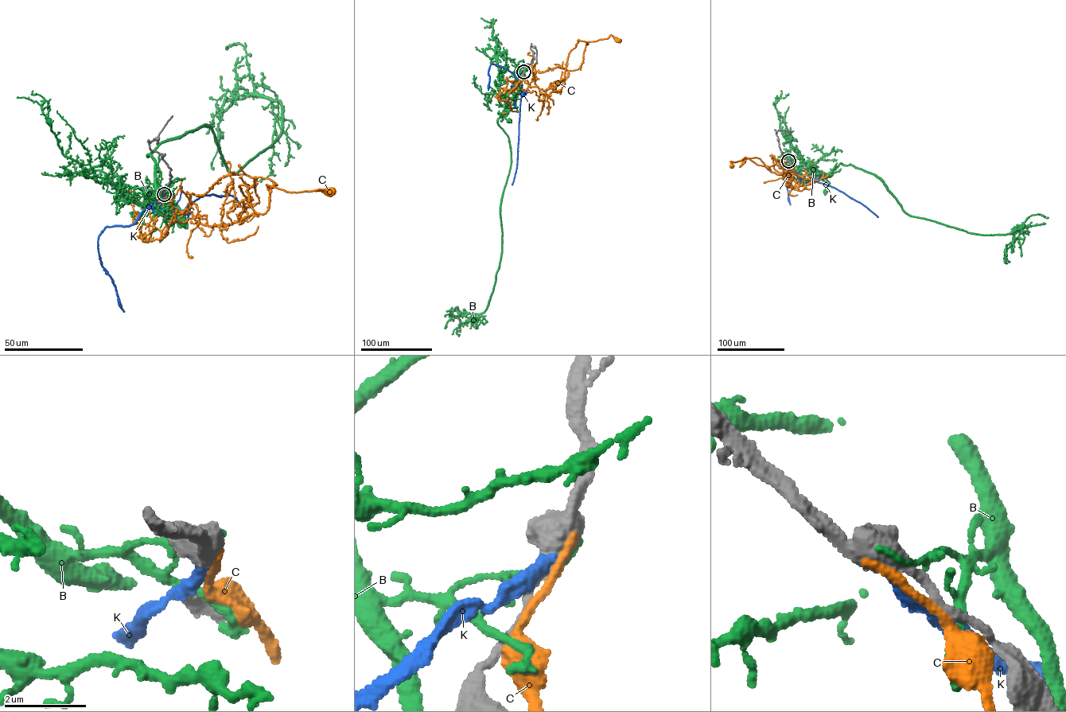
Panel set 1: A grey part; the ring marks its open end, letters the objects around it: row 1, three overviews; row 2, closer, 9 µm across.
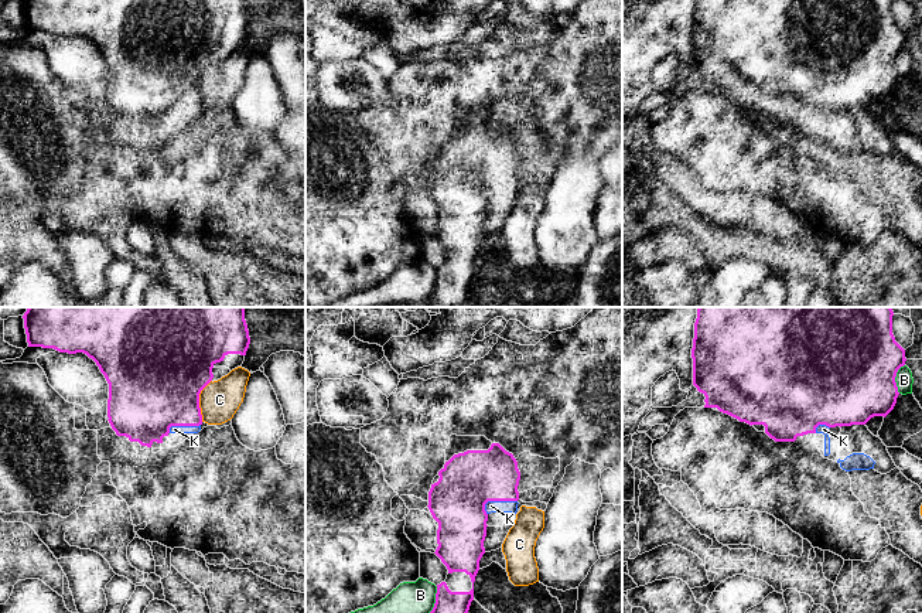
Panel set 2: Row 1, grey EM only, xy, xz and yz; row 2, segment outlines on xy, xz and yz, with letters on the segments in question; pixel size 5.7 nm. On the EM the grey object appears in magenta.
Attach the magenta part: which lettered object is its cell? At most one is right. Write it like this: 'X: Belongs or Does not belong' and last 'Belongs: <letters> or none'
B: Does not belong
C: Does not belong
K: Belongs
Belongs: K

